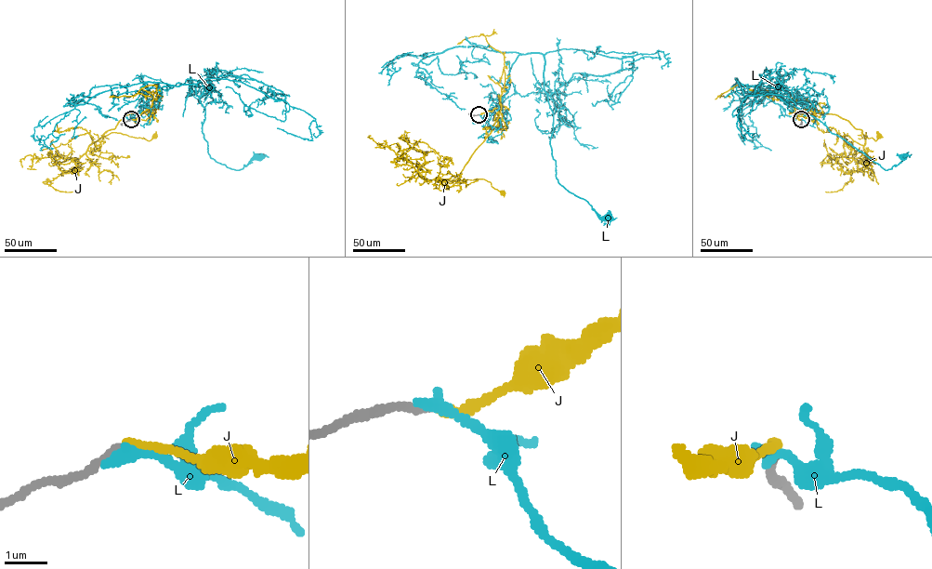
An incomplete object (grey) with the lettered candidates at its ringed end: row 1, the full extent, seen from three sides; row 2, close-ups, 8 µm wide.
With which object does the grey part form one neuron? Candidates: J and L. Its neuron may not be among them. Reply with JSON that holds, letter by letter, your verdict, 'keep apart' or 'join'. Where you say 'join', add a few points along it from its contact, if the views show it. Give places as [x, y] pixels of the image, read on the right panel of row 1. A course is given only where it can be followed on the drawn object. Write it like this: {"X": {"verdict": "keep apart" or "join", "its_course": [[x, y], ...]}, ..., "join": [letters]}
{"J": {"verdict": "join"}, "L": {"verdict": "keep apart"}, "join": ["J"]}

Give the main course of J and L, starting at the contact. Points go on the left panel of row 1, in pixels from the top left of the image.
J: (131, 119), (136, 119), (150, 108), (149, 114), (128, 114), (100, 138), (112, 132), (149, 140), (155, 137)
L: (130, 119), (148, 123), (163, 86), (194, 84), (205, 109), (202, 132), (209, 156), (237, 170), (260, 158)

